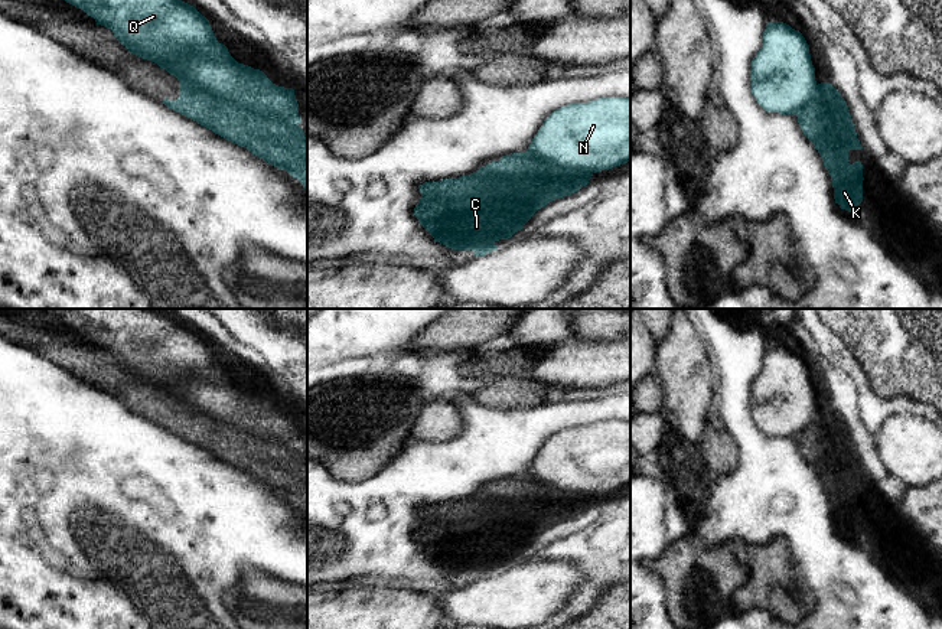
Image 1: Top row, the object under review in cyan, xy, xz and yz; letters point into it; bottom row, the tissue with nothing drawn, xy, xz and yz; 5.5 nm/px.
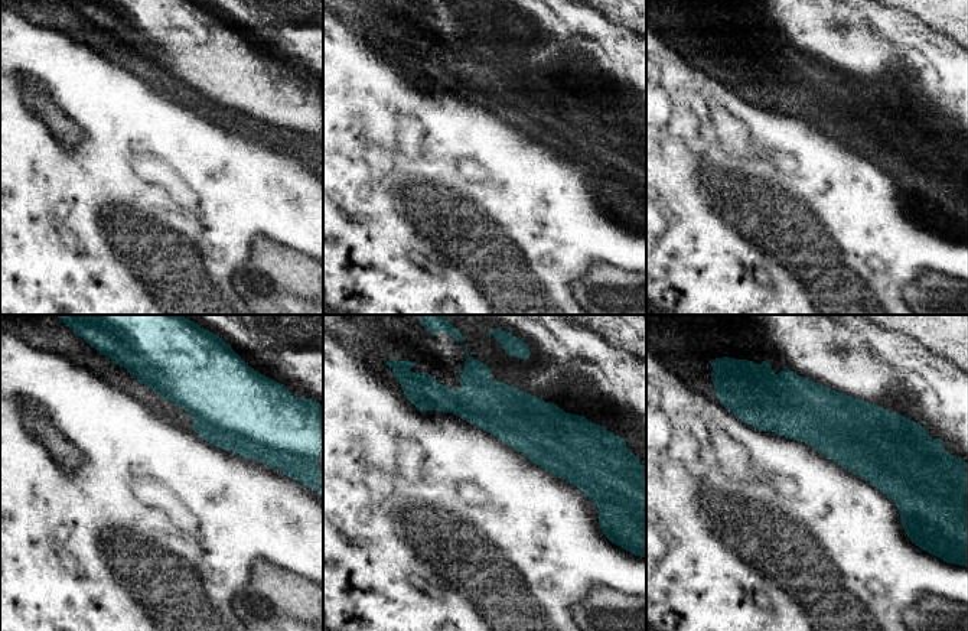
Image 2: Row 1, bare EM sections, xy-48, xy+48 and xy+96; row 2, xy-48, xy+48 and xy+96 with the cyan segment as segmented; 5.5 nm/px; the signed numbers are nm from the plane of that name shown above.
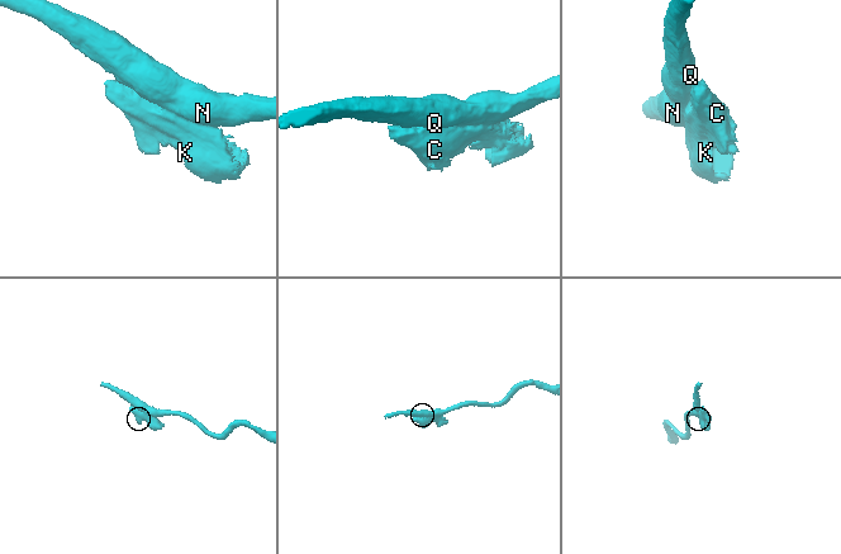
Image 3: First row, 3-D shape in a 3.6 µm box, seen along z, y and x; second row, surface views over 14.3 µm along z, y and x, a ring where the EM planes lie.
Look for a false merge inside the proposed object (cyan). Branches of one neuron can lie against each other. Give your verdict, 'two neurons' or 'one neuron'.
two neurons

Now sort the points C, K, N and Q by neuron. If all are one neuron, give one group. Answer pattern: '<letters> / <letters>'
C K / N Q

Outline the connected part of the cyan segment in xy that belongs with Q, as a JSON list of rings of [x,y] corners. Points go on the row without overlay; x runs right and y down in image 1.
[[[49,309],[66,326],[94,340],[110,352],[130,377],[151,384],[163,392],[182,397],[186,403],[232,426],[276,439],[293,447],[300,446],[293,411],[273,407],[267,398],[238,387],[228,371],[216,364],[209,343],[193,329],[156,309]]]

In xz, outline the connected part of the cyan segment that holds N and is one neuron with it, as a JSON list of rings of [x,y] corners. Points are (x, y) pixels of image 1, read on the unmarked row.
[[[602,420],[555,433],[527,476],[555,489],[593,495],[630,485],[630,421]]]

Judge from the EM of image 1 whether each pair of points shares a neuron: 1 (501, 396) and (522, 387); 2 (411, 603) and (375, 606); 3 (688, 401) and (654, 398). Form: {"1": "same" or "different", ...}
{"1": "same", "2": "same", "3": "different"}

